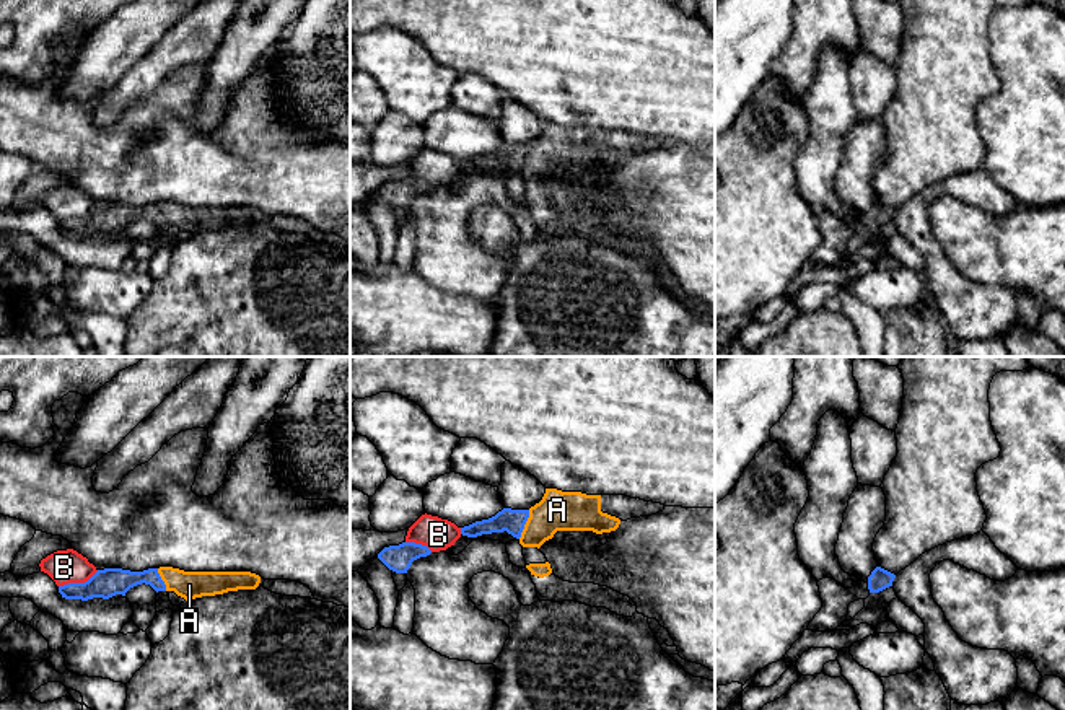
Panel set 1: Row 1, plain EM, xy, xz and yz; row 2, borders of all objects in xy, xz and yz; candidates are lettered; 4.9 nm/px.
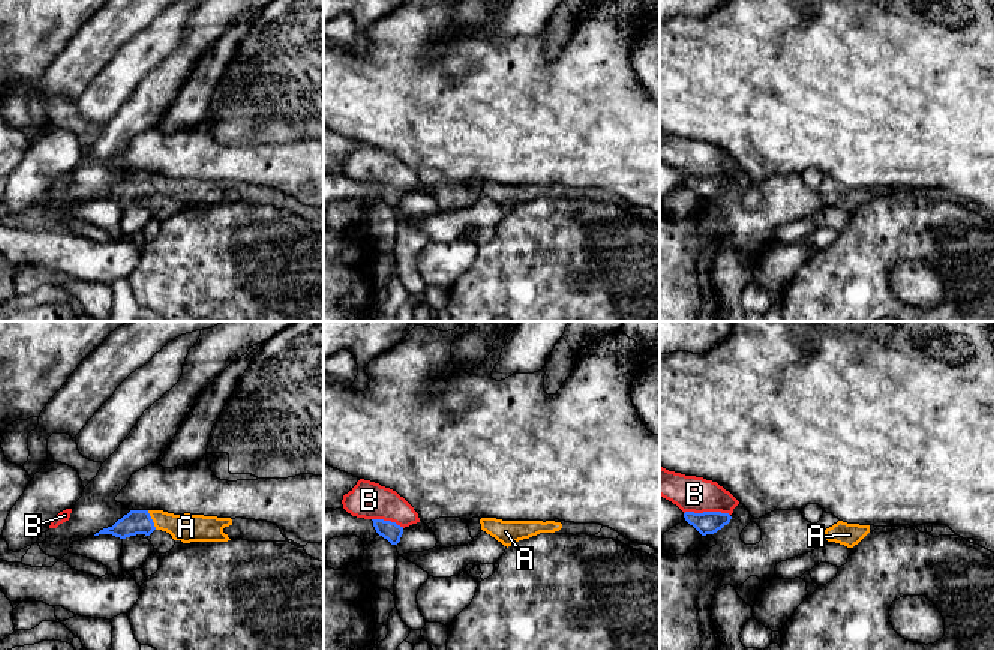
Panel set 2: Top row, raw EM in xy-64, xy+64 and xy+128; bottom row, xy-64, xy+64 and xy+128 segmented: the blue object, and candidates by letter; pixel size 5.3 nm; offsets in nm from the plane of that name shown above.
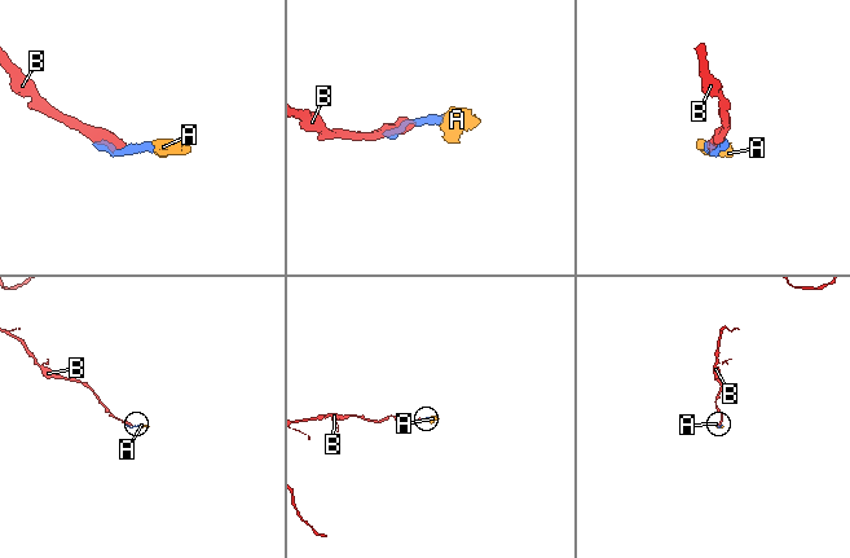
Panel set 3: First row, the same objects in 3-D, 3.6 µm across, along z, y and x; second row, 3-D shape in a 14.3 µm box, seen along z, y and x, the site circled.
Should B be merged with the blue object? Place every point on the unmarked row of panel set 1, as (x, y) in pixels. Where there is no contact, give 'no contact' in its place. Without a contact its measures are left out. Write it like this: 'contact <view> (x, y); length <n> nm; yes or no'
contact xy (78, 219); length 220 nm; yes

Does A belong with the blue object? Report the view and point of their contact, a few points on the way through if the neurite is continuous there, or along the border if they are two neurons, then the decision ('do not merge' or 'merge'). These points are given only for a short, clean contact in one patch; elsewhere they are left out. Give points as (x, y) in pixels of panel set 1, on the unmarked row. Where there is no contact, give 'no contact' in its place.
xz (525, 158) | across xz (508, 155), (525, 158), (539, 158), (557, 145) | merge

